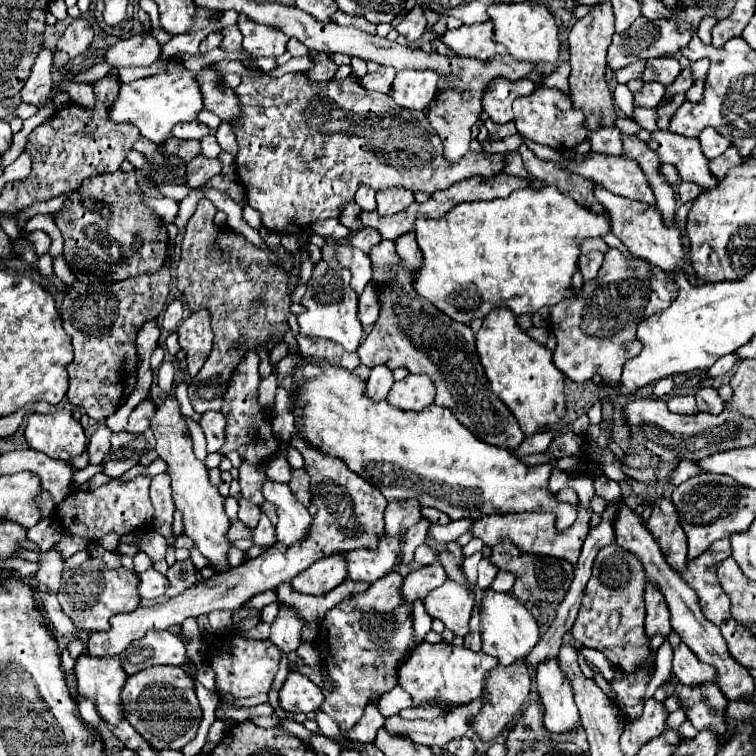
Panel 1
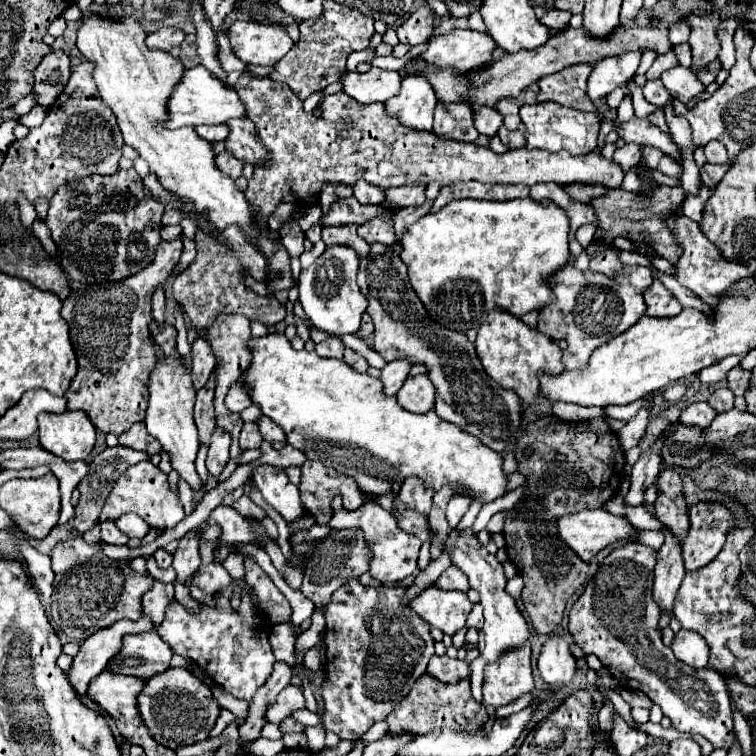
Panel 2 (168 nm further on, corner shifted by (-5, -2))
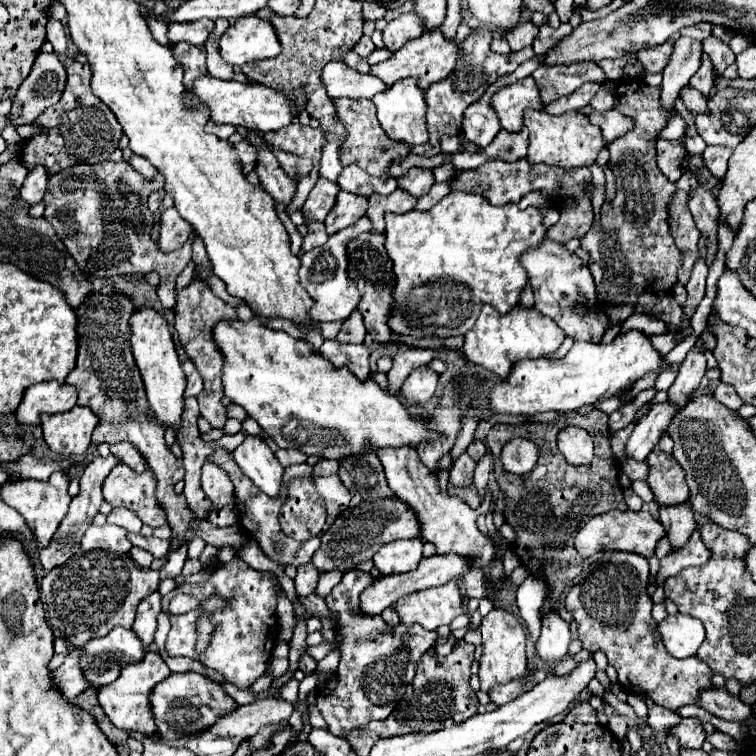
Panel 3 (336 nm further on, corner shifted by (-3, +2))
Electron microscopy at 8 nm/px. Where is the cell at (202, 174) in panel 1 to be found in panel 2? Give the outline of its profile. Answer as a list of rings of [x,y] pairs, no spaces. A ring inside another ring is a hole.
[[[220,152],[216,158],[214,158],[214,164],[220,172],[224,172],[226,176],[230,176],[232,180],[236,180],[240,174],[242,174],[242,166],[244,166],[244,160],[238,160],[234,156],[230,156],[228,152]]]

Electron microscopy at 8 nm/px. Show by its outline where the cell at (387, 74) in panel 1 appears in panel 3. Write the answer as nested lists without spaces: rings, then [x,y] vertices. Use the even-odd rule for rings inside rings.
[[[332,62],[322,70],[322,84],[330,98],[372,98],[388,88],[372,74],[360,74],[344,62]]]

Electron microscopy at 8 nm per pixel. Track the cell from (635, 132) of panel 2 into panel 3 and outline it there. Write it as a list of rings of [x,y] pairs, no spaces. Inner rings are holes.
[[[608,110],[608,112],[590,112],[588,114],[590,124],[598,124],[602,130],[602,136],[606,142],[616,140],[618,136],[626,134],[632,130],[632,120],[620,114],[618,110]]]

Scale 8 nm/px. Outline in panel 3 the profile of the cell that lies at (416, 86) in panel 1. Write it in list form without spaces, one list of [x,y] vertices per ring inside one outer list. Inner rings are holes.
[[[400,80],[394,82],[388,90],[376,94],[372,98],[376,110],[378,110],[378,120],[382,130],[394,140],[402,142],[408,146],[416,144],[426,144],[428,142],[428,130],[426,130],[426,116],[424,116],[424,92],[416,88],[416,80]]]

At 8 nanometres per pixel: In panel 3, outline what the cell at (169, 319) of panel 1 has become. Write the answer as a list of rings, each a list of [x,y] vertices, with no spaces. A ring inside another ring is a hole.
[[[148,306],[136,308],[136,312],[130,316],[130,328],[132,328],[132,352],[136,366],[140,368],[142,380],[146,384],[146,396],[150,400],[152,410],[156,412],[156,418],[162,422],[162,426],[172,426],[178,430],[180,426],[180,416],[184,410],[184,388],[186,388],[186,376],[182,372],[174,342],[172,342],[172,332],[164,320],[164,316]]]

